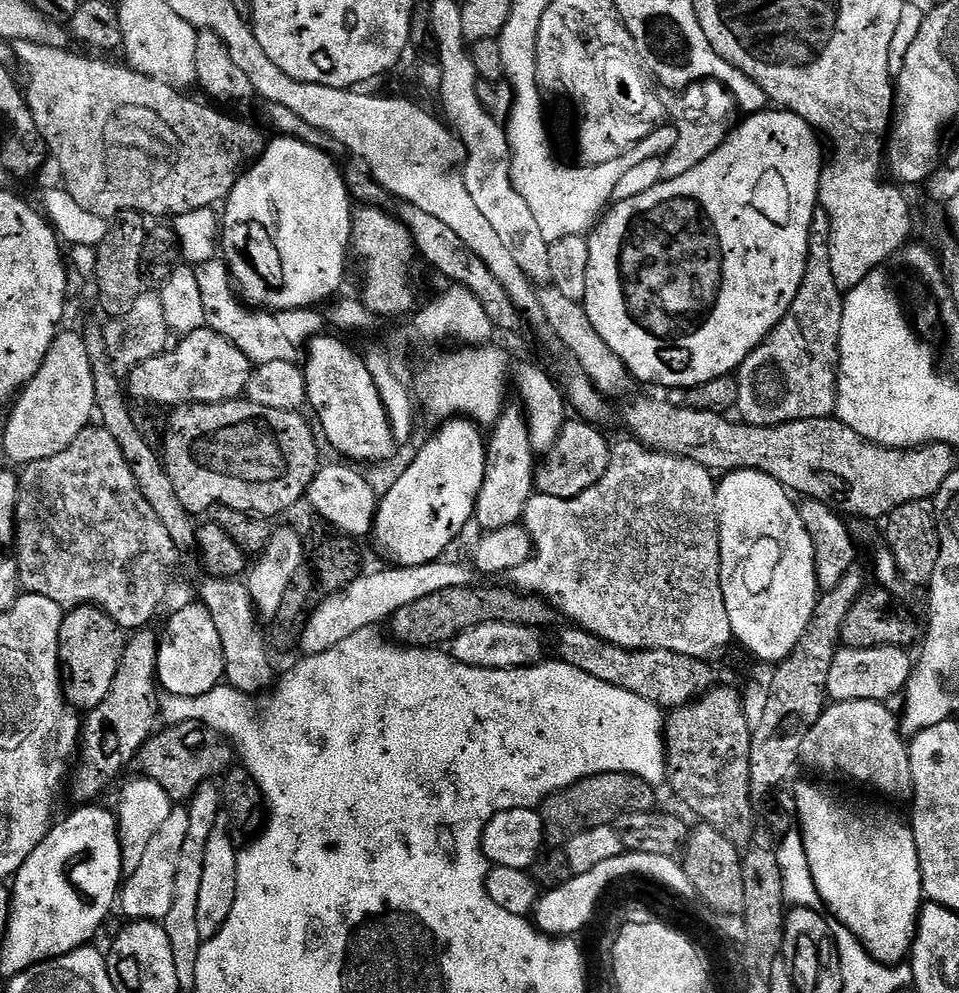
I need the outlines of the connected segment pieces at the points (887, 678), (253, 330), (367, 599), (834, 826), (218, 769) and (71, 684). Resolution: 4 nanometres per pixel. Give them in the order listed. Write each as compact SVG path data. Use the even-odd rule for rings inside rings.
M841 647L834 658L834 666L830 666L827 699L832 702L842 700L878 700L885 702L892 697L899 697L907 686L911 676L913 657L902 648L845 648Z
M220 258L195 267L199 289L204 305L206 326L234 342L255 365L266 362L290 361L297 363L300 348L289 341L276 315L266 310L249 309L239 298L232 273L227 263Z
M437 562L413 568L388 566L385 572L372 572L369 576L361 574L347 588L326 597L305 619L299 647L305 648L308 656L317 656L326 650L334 650L338 642L346 642L346 638L350 638L350 634L358 634L358 630L376 628L383 620L384 623L391 621L402 606L410 606L410 602L418 602L418 598L426 598L426 594L438 594L438 590L454 586L467 588L473 583L473 573L466 569L461 564Z
M812 782L798 783L792 790L792 797L811 877L814 878L824 908L830 910L829 915L842 922L862 942L864 949L876 961L893 966L903 963L911 953L916 924L924 905L921 862L911 825L888 810L878 810L863 818L848 805L837 802L830 789Z
M183 720L180 724L169 723L164 727L161 727L141 746L140 753L137 754L134 764L135 767L141 768L141 773L162 786L172 801L188 802L200 786L208 781L215 781L217 778L223 777L228 769L233 767L233 745L210 726L200 723L198 720Z
M83 604L81 608L74 608L64 613L64 621L60 627L60 679L64 685L64 698L77 710L91 710L97 708L102 702L102 698L106 698L106 694L110 694L110 686L114 686L114 674L118 674L118 662L122 662L124 657L124 646L126 643L125 629L121 628L118 622L114 622L114 618L103 609L96 607L94 604Z

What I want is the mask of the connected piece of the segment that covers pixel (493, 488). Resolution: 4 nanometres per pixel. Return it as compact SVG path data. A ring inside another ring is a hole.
M507 403L493 425L493 434L487 441L486 474L483 475L482 490L476 499L475 520L483 531L496 532L523 519L525 506L534 494L536 451L529 436L527 415L521 403Z

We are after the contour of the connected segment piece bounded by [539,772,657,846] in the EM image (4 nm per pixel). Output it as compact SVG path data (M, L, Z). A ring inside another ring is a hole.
M607 772L580 780L549 796L539 809L544 820L544 839L549 845L564 846L581 829L606 827L613 823L615 817L627 812L651 812L657 807L656 792L653 785L632 772Z

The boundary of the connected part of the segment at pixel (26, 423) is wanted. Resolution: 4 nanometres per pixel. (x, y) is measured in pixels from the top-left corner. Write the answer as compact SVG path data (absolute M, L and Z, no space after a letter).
M61 330L56 333L38 374L34 374L31 382L24 385L11 408L8 425L4 428L4 452L17 466L33 464L42 458L54 458L54 454L62 454L62 450L66 450L66 446L70 446L70 442L74 442L74 438L78 438L78 434L82 434L82 430L93 423L96 412L94 374L90 370L90 354L86 354L86 342L79 331Z

